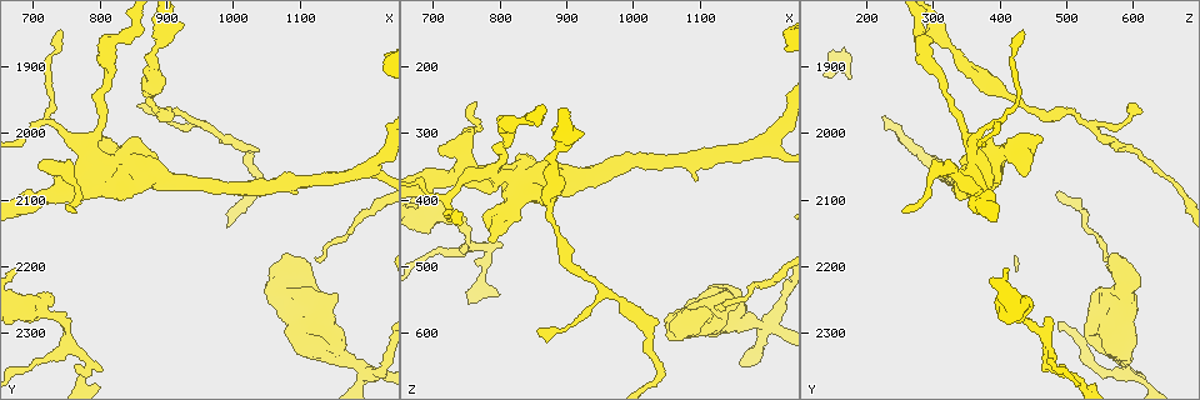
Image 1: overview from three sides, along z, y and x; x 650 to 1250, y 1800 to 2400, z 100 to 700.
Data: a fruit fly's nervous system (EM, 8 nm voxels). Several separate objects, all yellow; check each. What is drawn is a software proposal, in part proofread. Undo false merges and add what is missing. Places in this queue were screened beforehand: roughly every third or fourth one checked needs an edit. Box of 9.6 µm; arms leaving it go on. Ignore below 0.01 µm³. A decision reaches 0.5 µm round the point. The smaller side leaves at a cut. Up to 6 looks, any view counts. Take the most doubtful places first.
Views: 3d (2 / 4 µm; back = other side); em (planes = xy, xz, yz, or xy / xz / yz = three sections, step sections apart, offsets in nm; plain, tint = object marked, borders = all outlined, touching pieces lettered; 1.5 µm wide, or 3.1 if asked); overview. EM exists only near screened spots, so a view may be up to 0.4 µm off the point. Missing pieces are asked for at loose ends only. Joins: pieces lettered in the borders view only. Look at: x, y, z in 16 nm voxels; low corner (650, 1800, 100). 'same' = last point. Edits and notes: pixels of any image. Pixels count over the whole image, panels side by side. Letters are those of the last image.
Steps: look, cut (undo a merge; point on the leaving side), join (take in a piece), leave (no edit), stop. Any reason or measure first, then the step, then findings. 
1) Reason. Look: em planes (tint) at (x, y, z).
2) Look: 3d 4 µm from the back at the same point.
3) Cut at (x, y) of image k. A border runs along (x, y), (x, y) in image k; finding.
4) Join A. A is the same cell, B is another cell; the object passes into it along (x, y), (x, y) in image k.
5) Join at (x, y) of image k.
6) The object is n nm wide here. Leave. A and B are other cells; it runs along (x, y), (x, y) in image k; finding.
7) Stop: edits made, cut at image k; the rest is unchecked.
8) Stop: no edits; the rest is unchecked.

Sudden change in width. Look: 3d 2 µm at (1195, 2355, 590).

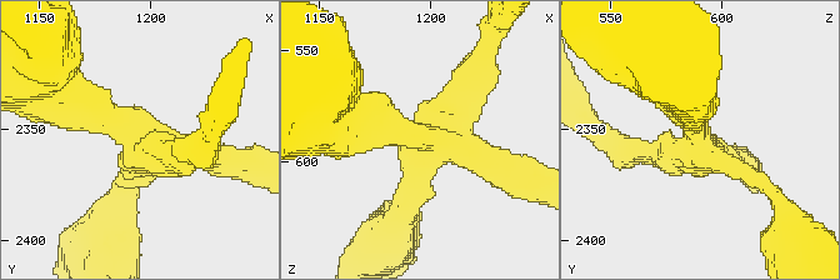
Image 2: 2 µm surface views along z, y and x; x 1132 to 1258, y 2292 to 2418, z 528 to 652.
4 arms meet here. Look: em xy step 8 (tint) at (1196, 2356, 588).

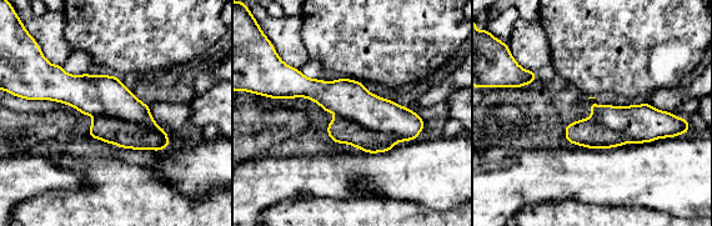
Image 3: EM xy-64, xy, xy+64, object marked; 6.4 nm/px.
Look: em planes (borders) at the same point.

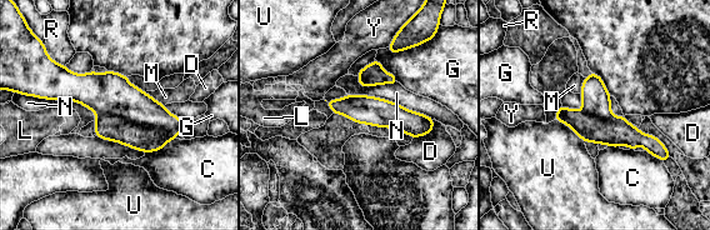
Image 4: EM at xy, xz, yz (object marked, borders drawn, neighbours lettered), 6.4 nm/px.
The longest contact is with N, 600 nm. Cut at (108, 126) of image 4. C, D, G, L, M, N, R, U and Y are other cells; two cells meet here.

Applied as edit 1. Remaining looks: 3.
Free end. Look: em xy step 8 (borders) at (860, 1955, 600).

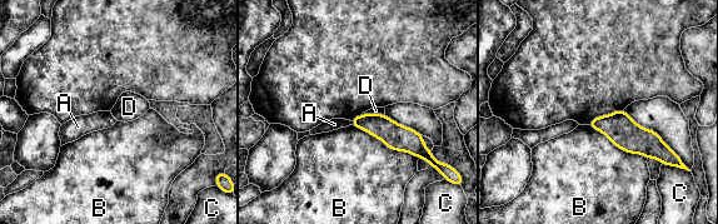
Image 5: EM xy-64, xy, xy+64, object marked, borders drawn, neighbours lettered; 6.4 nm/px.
Look: em xz step 8 (borders) at the same point.

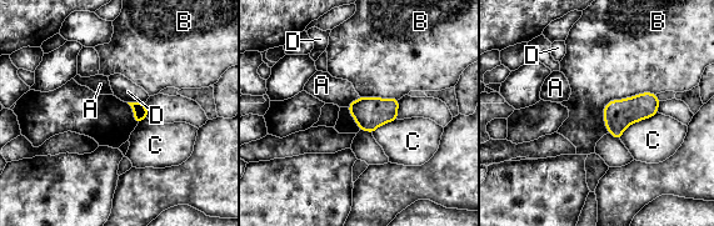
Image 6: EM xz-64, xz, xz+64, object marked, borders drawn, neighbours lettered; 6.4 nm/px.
The object is 100 nm wide here. Leave. A, B, C and D are other cells; a border runs along (128, 101), (144, 103) in image 6; none of them fits.

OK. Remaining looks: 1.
Stop: edits made, cut at image 4; the rest is unchecked.

